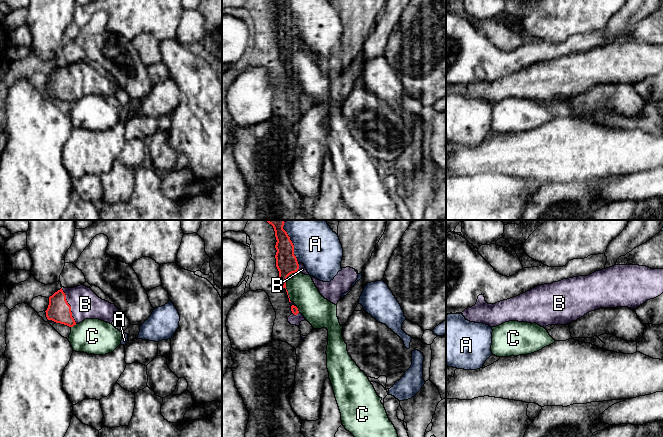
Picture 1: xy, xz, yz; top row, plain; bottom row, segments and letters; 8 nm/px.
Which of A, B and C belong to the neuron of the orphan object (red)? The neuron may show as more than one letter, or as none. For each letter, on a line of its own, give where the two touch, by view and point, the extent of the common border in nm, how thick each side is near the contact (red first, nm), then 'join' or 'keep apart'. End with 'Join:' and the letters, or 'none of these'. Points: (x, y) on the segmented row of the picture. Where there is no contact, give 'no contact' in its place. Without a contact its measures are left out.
A: meets red in xz at (291, 241); contact 360 nm long; 180 nm thick on the red side, 360 nm on the other; keep apart
B: meets red in xy at (70, 306); contact 320 nm long; 190 nm thick on the red side, 240 nm on the other; join
C: meets red in xz at (285, 285); contact 260 nm long; 180 nm thick on the red side, 220 nm on the other; keep apart
Join: B

